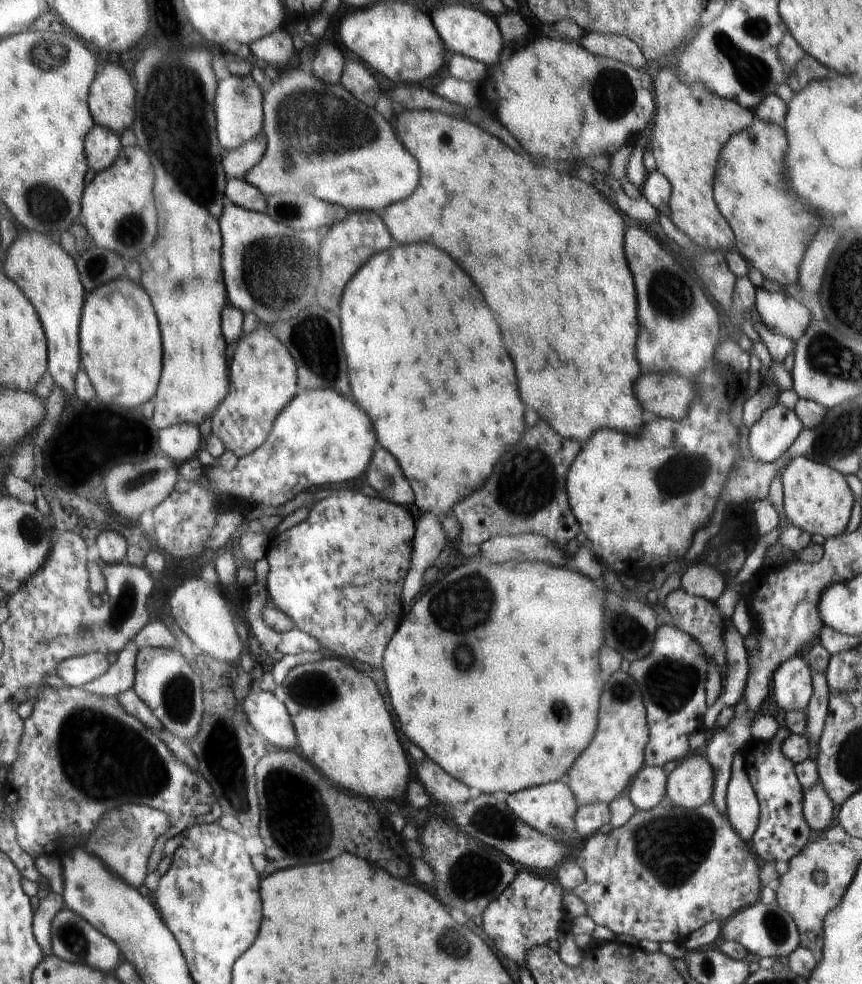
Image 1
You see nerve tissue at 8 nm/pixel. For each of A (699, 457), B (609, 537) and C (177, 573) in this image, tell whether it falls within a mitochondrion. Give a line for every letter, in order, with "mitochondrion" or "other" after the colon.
A: mitochondrion
B: other
C: other

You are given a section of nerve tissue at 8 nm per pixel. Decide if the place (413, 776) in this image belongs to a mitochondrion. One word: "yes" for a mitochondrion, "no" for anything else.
no

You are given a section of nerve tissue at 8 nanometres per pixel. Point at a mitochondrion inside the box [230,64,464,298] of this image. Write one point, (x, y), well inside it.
(309, 121)

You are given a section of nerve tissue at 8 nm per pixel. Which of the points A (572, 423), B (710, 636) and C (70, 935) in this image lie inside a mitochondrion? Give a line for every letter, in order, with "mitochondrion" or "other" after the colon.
A: other
B: other
C: mitochondrion

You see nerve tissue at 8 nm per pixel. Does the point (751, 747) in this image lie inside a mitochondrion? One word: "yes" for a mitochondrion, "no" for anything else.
no

